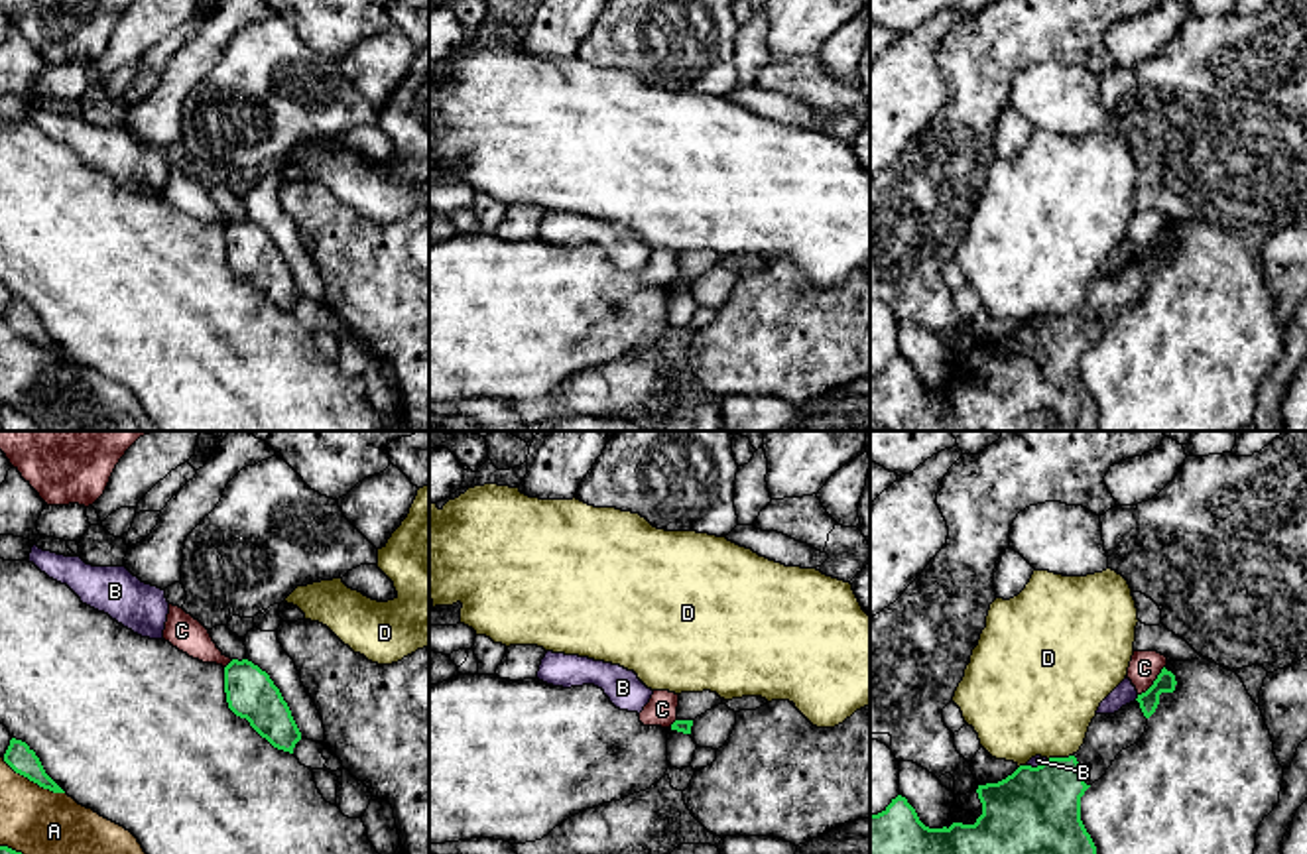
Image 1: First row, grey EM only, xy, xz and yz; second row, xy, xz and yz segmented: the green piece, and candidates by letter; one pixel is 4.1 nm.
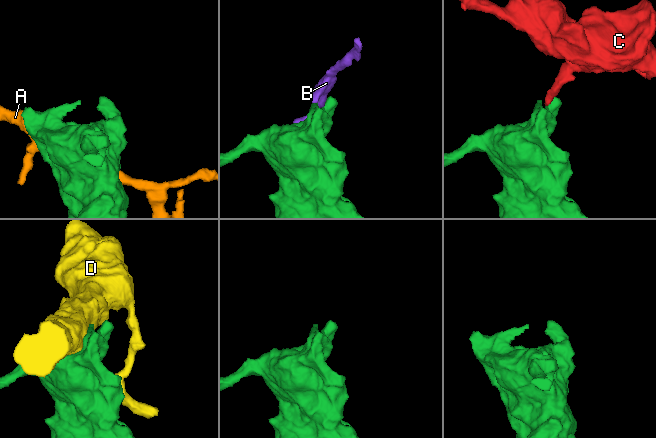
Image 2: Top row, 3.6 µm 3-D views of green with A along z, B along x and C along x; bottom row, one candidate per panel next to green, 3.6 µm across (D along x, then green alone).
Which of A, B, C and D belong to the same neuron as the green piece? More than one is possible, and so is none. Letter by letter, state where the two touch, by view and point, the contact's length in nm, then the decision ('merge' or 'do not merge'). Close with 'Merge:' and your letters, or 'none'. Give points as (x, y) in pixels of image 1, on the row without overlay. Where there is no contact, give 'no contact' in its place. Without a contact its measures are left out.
A: contact xy (34, 341); length 300 nm; do not merge
B: contact yz (1138, 256); length 30 nm; do not merge
C: contact yz (1154, 241); length 170 nm; do not merge
D: contact yz (1059, 317); length 110 nm; do not merge
Merge: none

